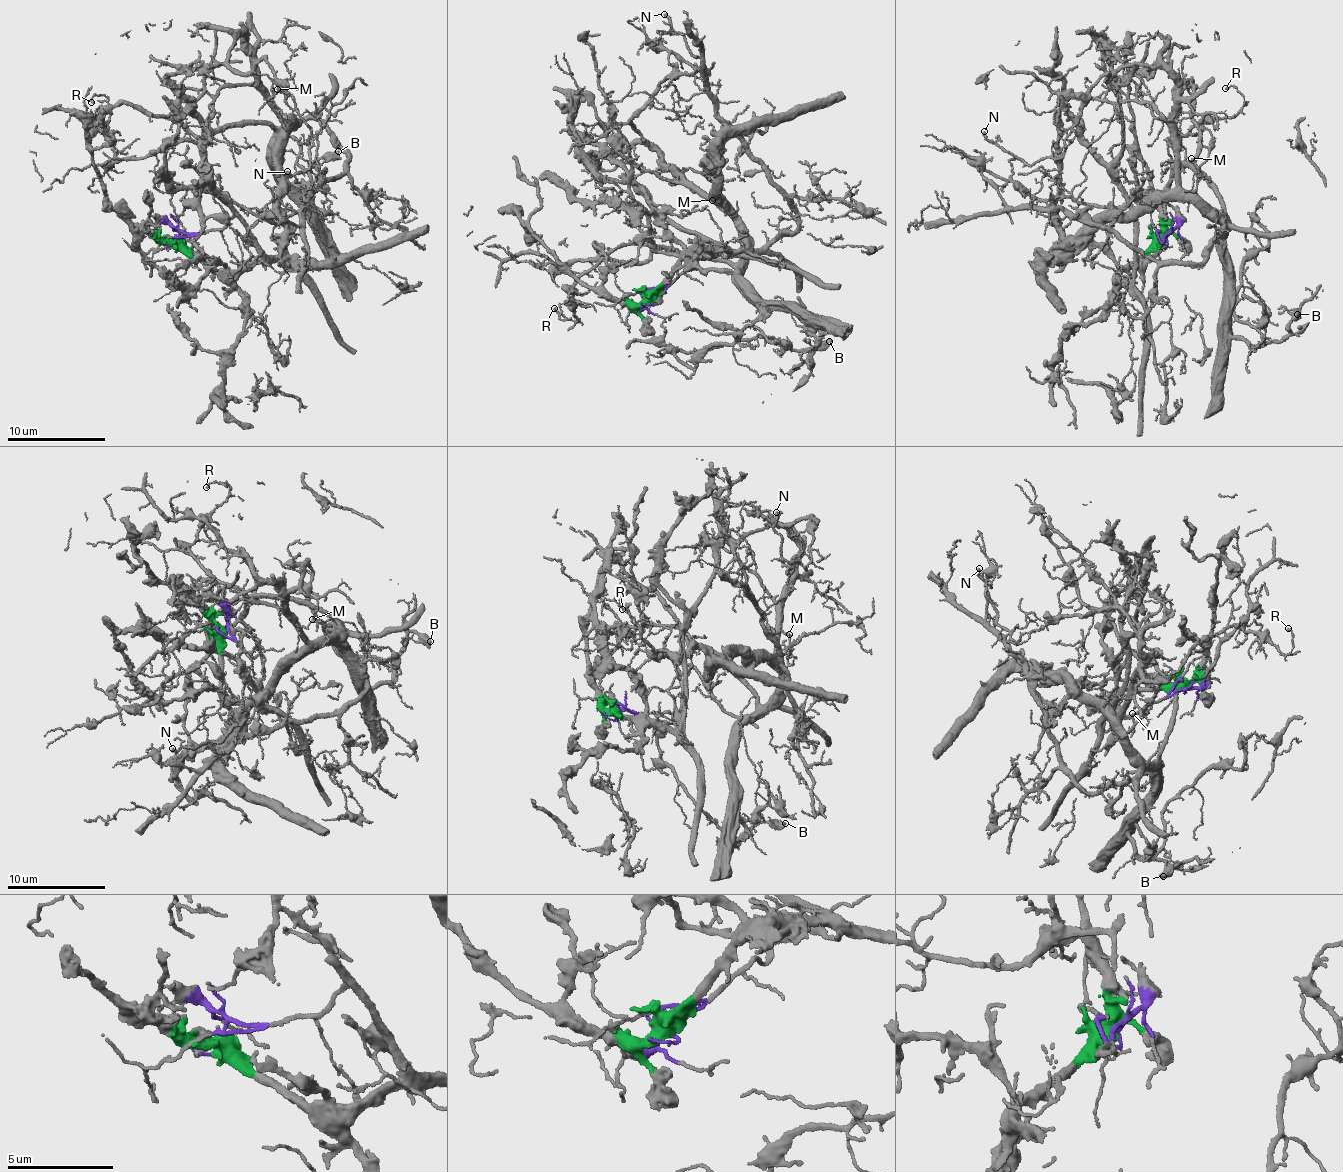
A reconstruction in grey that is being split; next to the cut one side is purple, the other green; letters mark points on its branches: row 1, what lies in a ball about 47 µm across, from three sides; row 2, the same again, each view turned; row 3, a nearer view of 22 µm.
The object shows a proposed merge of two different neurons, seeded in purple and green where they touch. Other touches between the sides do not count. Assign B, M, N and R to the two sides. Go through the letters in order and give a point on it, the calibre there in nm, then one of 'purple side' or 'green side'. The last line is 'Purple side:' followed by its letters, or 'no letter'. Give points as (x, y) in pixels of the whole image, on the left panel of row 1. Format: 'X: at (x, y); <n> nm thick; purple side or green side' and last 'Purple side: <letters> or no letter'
B: at (338, 151); 500 nm thick; purple side
M: at (277, 89); 110 nm thick; purple side
N: at (287, 171); 200 nm thick; purple side
R: at (91, 102); 140 nm thick; purple side
Purple side: B, M, N, R

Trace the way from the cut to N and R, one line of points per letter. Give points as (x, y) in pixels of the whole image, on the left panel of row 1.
N: (178, 238), (232, 216), (211, 135), (292, 121), (242, 35), (228, 65), (266, 63), (309, 127), (286, 171)
R: (178, 238), (232, 216), (203, 152), (175, 142), (115, 162), (107, 105), (102, 94), (91, 102)

